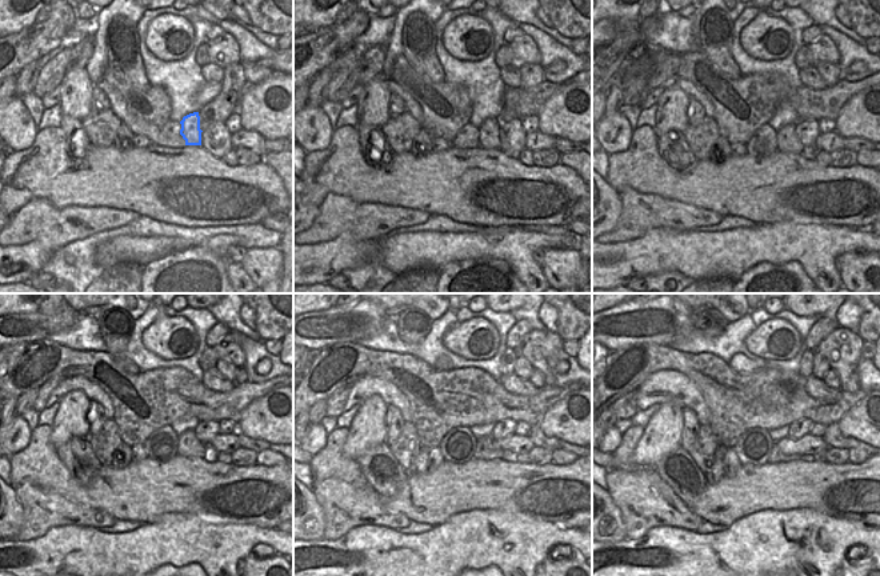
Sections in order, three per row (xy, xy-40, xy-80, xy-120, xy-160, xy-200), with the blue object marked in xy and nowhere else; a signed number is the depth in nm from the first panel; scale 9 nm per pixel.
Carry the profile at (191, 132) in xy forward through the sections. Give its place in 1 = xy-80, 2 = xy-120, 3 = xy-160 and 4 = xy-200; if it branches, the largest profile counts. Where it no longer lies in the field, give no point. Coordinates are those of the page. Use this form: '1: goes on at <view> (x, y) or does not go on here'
1: goes on at xy-80 (787, 140)
2: goes on at xy-120 (188, 446)
3: goes on at xy-160 (484, 447)
4: goes on at xy-200 (776, 456)

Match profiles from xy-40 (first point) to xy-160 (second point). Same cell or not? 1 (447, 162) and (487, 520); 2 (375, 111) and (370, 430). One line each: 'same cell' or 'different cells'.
1: different cells
2: same cell

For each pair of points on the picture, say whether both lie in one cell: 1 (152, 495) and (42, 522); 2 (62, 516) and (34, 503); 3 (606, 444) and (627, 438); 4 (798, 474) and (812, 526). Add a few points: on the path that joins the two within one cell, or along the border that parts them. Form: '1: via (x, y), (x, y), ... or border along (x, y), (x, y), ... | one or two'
1: border along (56, 491), (84, 507) | two
2: via (55, 510), (46, 510), (40, 506) | one
3: border along (622, 435), (622, 443), (612, 455) | two
4: border along (776, 510), (812, 508), (836, 519) | two

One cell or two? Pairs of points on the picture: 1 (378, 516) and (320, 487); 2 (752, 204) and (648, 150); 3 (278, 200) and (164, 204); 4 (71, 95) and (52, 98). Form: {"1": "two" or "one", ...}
{"1": "one", "2": "one", "3": "one", "4": "two"}

